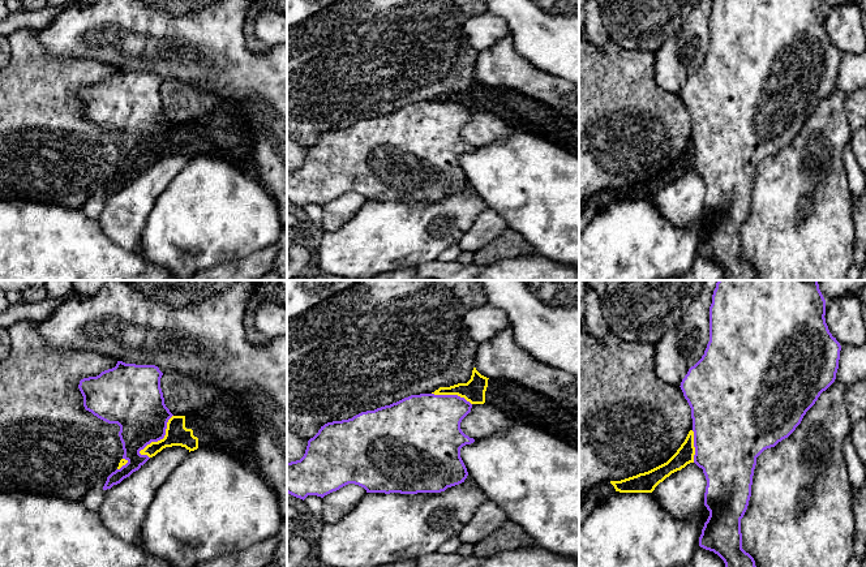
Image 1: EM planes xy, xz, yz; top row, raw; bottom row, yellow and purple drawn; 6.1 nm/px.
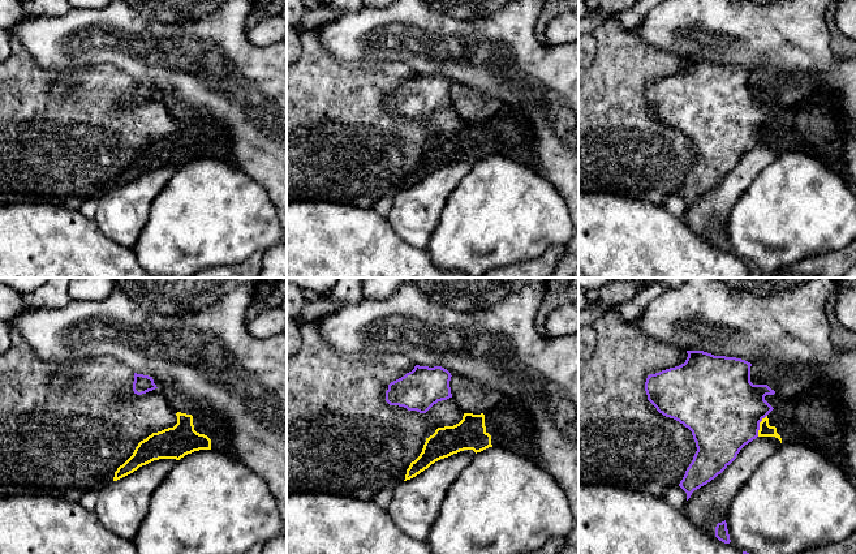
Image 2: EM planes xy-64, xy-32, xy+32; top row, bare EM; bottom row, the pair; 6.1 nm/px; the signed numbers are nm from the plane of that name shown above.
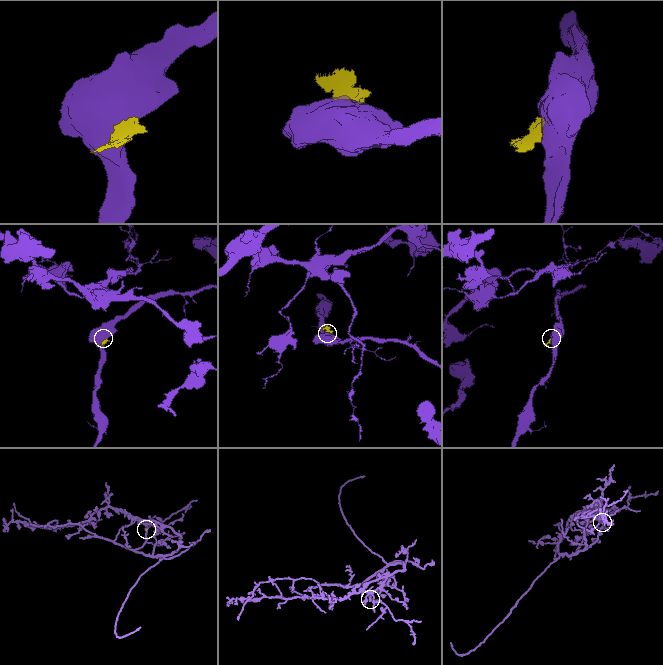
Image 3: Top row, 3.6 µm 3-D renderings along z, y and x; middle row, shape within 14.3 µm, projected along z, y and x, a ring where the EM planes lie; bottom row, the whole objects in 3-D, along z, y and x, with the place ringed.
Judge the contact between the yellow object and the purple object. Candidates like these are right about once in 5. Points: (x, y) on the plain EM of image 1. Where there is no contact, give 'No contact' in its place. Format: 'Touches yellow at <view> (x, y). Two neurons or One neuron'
Touches yellow at xy (161, 147). Two neurons

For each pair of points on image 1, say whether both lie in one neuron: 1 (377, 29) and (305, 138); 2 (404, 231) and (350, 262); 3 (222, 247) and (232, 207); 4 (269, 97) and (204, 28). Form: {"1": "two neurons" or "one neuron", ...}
{"1": "one neuron", "2": "one neuron", "3": "one neuron", "4": "one neuron"}

